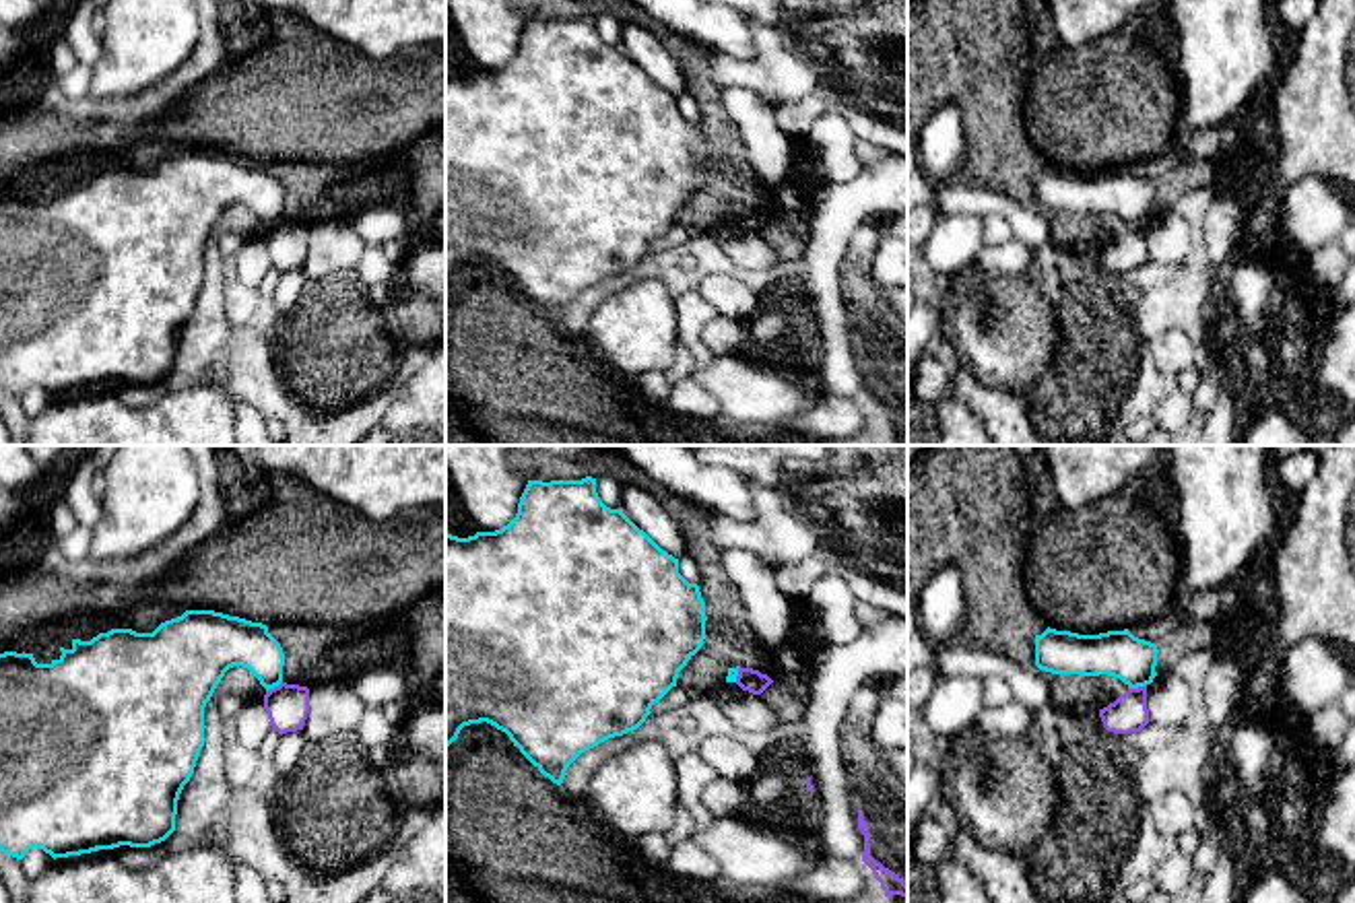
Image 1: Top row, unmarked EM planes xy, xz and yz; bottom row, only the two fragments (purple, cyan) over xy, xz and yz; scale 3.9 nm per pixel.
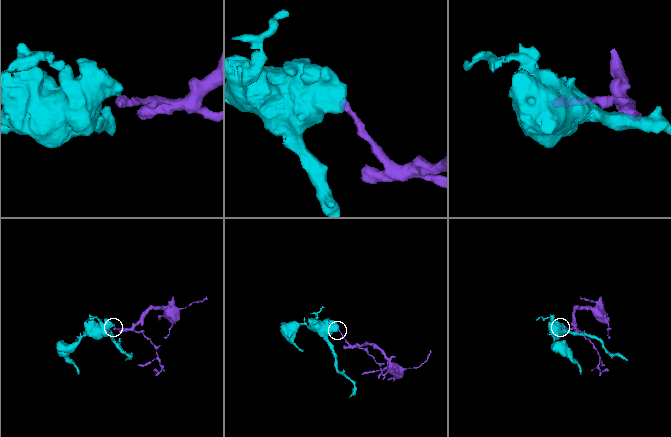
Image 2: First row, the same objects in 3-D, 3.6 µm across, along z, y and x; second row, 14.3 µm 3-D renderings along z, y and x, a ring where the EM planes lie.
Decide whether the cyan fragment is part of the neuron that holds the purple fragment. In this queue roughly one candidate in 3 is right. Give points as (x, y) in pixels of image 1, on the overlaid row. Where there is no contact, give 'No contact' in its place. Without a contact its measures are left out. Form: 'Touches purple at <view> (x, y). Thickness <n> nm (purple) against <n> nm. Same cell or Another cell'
Touches purple at xy (275, 687). Thickness 170 nm (purple) against 190 nm. Another cell

